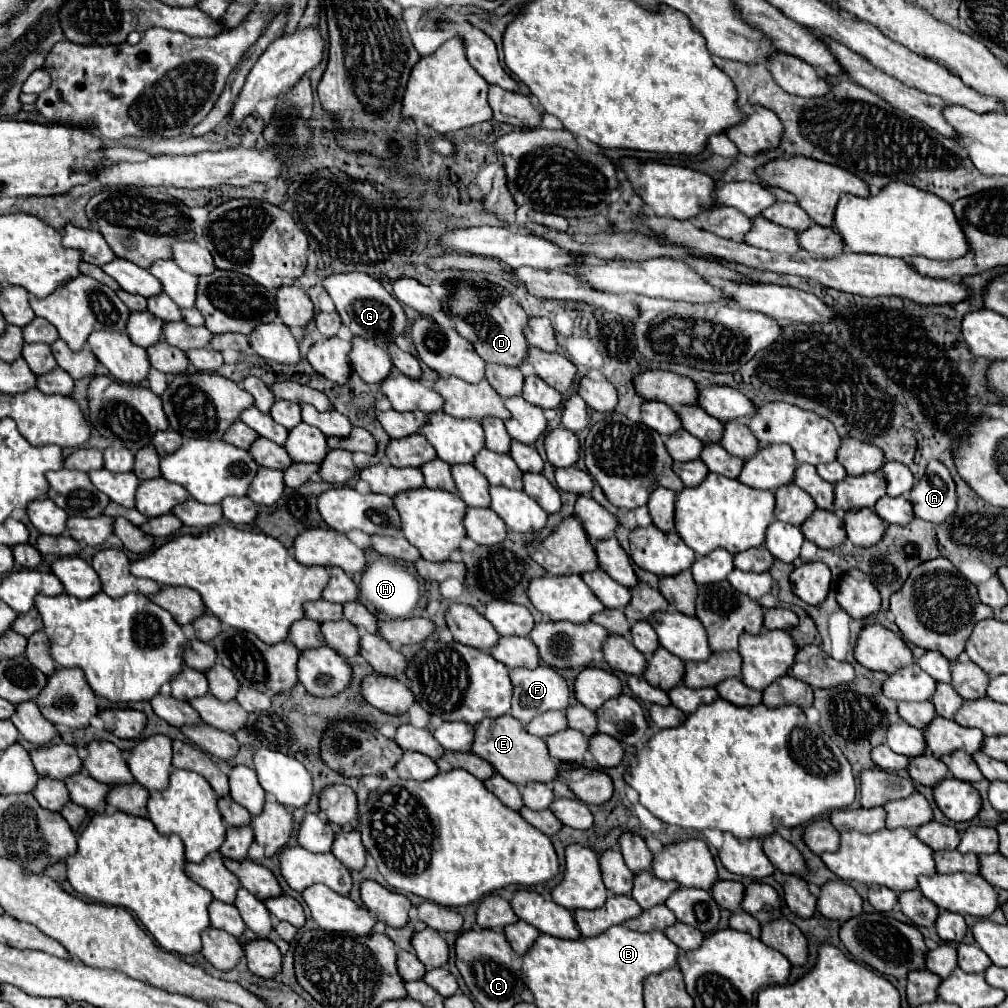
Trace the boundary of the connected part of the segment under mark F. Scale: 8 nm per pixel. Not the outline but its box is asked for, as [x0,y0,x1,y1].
[511,666,571,722]

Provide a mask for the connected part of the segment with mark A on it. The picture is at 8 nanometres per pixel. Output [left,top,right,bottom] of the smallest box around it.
[909,460,957,524]

